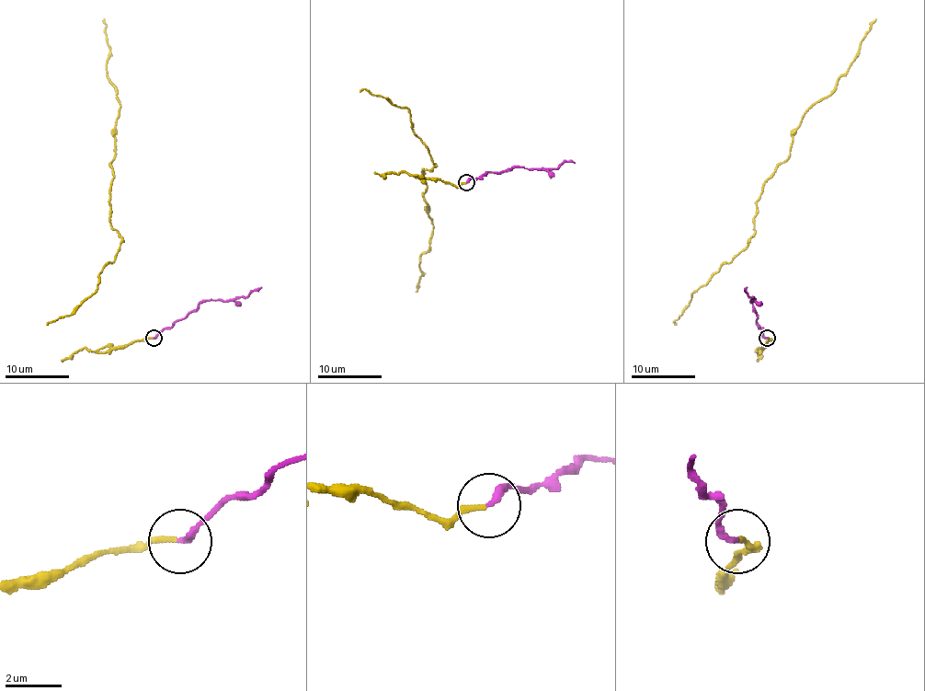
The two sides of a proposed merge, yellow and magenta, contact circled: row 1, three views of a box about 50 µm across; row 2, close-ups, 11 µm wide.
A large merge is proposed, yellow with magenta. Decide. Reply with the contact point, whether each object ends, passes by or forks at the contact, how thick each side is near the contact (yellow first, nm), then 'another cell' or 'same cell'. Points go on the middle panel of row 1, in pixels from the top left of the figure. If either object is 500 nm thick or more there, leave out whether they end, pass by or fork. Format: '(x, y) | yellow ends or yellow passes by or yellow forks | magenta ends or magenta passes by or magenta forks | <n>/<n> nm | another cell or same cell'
(466, 182) | yellow ends | magenta ends | 200/240 nm | same cell

